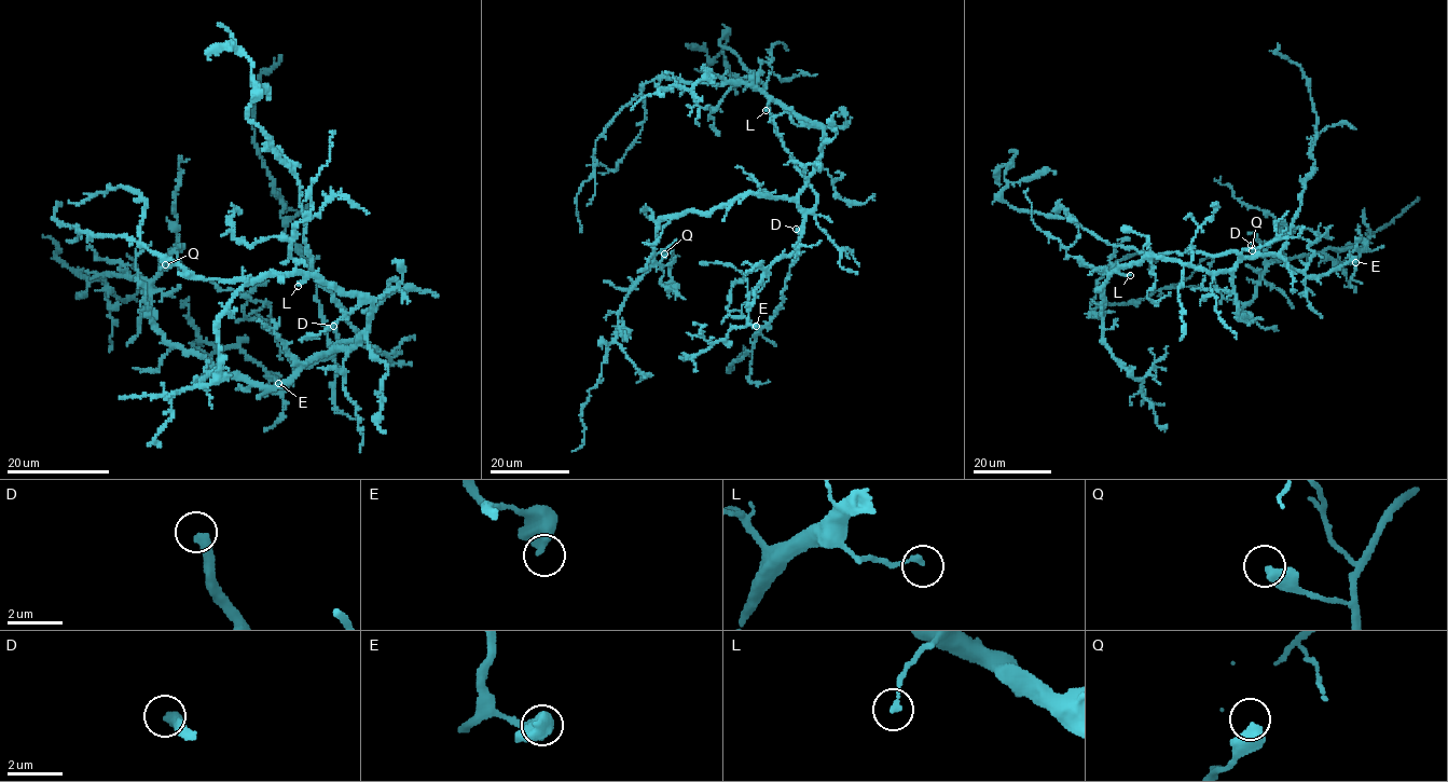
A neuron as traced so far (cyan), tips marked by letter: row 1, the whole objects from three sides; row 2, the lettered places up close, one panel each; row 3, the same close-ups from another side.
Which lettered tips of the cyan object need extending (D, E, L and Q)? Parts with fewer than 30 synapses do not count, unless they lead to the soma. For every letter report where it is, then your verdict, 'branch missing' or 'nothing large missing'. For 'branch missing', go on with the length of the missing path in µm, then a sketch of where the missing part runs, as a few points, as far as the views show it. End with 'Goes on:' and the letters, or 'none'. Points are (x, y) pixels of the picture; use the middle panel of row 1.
D: place (796, 229); branch missing; missing 70 µm; course (796, 229), (760, 215), (754, 203), (732, 196), (708, 178), (701, 207), (708, 235), (722, 249)
E: place (756, 326); nothing large missing
L: place (766, 110); nothing large missing
Q: place (664, 254); nothing large missing
Goes on: D

